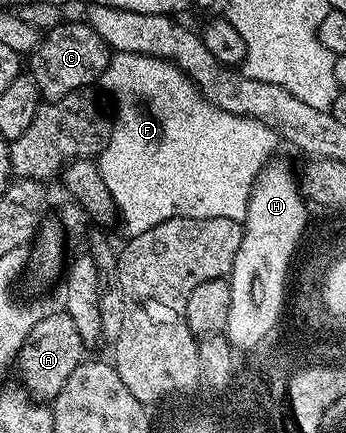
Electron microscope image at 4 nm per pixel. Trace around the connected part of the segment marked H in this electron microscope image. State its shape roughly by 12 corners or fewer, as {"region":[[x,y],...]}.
{"region":[[267,165],[228,281],[226,339],[271,331],[306,230],[300,182]]}

